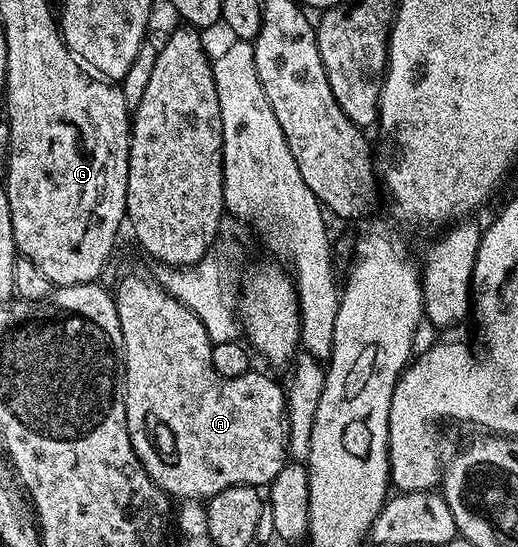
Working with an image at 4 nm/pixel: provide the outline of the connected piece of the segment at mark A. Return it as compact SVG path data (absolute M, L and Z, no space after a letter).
M129 272L115 287L117 313L119 314L119 330L123 330L123 350L125 351L125 413L127 414L127 434L131 438L131 446L139 458L139 462L147 470L147 474L158 486L164 490L165 495L176 498L178 501L208 501L209 497L219 494L219 490L227 490L227 486L236 484L251 484L254 486L267 486L283 470L287 463L287 392L269 376L261 372L250 370L244 372L239 378L223 378L213 368L211 354L212 342L209 340L207 330L199 318L183 302L176 300L171 293L158 284L152 275L144 276L141 272Z

